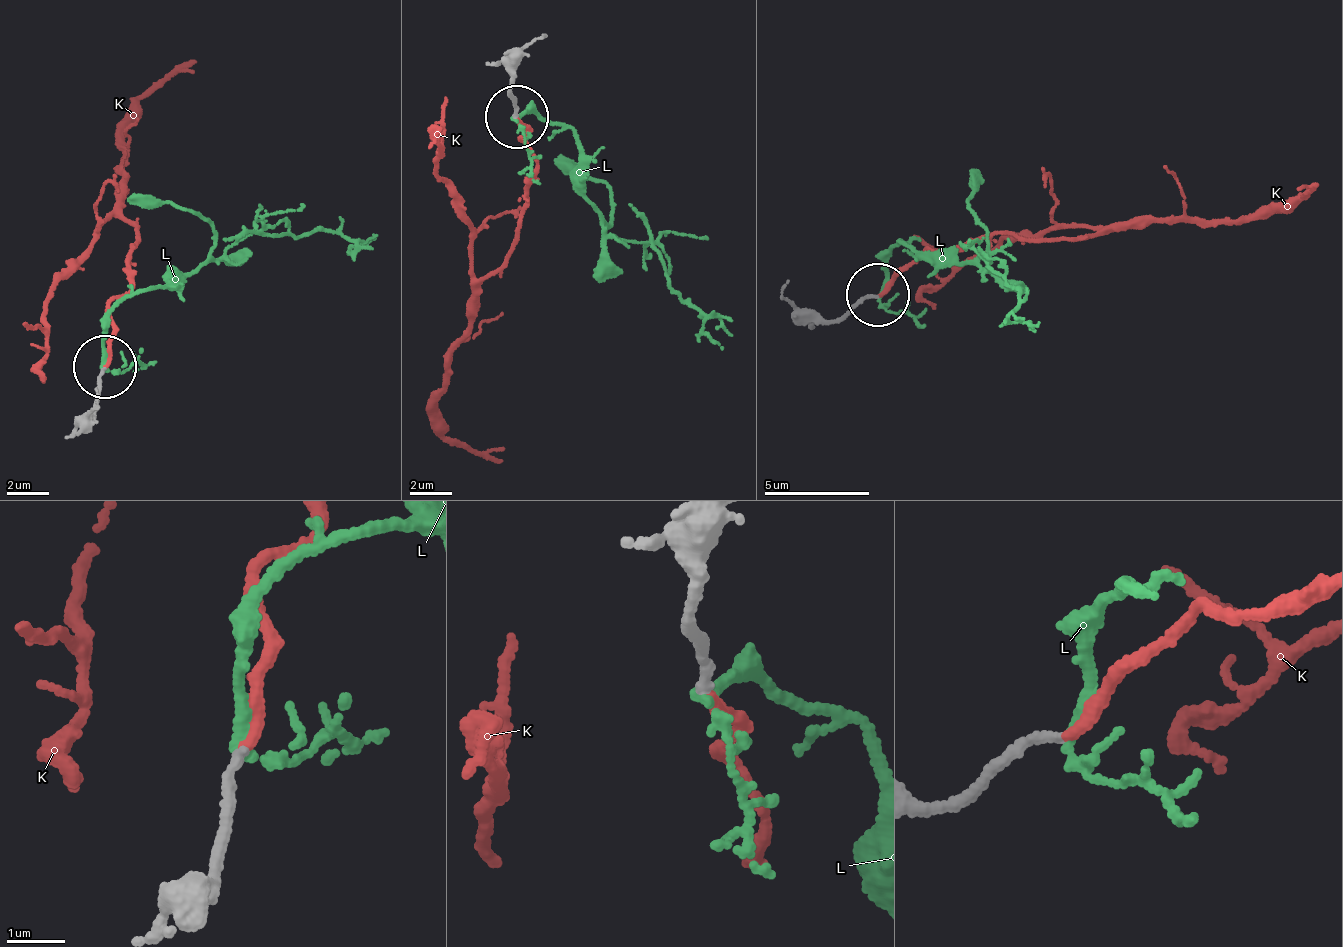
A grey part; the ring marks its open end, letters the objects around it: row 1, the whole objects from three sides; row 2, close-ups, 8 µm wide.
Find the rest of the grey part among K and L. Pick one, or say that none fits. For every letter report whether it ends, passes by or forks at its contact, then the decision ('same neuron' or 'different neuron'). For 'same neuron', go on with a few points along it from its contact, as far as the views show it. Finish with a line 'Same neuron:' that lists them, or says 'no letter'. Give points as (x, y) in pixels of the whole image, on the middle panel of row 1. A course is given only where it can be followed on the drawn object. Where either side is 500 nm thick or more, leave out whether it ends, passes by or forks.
K: it ends; same neuron; course (514, 116), (522, 142), (536, 160), (524, 198), (517, 243), (480, 284), (434, 420), (440, 429), (505, 461)
L: it passes by; different neuron
Same neuron: K

